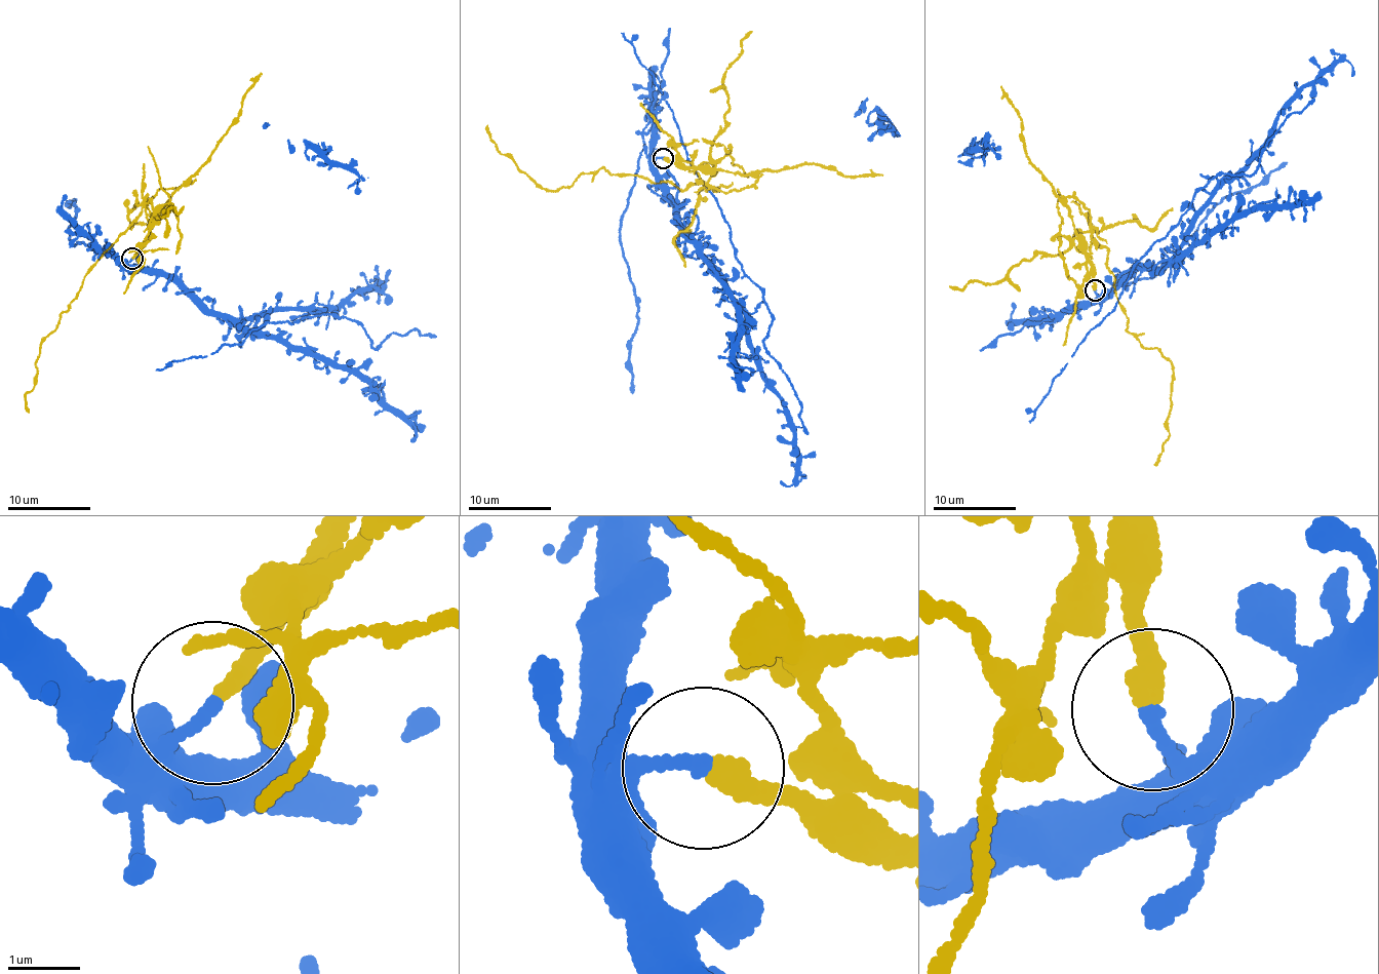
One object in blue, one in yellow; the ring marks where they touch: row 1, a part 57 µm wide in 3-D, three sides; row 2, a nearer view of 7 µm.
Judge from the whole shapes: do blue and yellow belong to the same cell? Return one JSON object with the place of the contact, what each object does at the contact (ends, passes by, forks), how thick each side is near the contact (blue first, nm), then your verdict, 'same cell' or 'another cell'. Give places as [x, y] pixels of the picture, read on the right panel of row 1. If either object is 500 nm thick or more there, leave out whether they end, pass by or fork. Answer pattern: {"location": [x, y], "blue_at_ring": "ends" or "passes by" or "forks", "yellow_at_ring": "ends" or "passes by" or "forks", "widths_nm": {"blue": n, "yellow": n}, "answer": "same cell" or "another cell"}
{"location": [1095, 289], "blue_at_ring": "ends", "yellow_at_ring": "ends", "widths_nm": {"blue": 180, "yellow": 260}, "answer": "another cell"}

